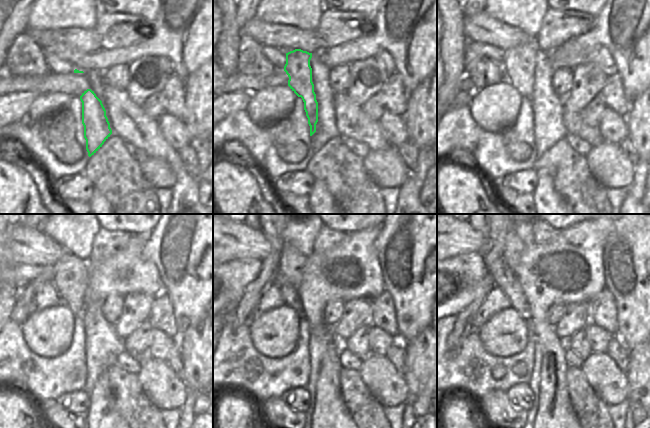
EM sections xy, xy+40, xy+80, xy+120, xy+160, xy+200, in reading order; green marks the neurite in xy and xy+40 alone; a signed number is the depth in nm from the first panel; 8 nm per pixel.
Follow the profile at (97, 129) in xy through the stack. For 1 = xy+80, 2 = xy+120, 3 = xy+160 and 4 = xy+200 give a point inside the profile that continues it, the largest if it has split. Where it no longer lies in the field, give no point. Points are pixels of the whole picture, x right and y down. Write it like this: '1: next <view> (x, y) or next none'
1: next xy+80 (519, 63)
2: next xy+120 (70, 273)
3: next xy+160 (292, 263)
4: next xy+200 (501, 234)

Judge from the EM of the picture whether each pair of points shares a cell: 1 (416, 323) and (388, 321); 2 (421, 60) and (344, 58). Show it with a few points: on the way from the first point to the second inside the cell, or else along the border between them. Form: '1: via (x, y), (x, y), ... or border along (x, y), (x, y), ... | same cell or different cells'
1: border along (391, 299), (394, 305), (397, 333), (400, 340) | different cells
2: via (407, 74), (403, 60), (388, 45), (368, 46) | same cell

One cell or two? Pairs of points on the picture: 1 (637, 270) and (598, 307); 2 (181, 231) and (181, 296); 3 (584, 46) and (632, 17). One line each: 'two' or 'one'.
1: two
2: one
3: one

